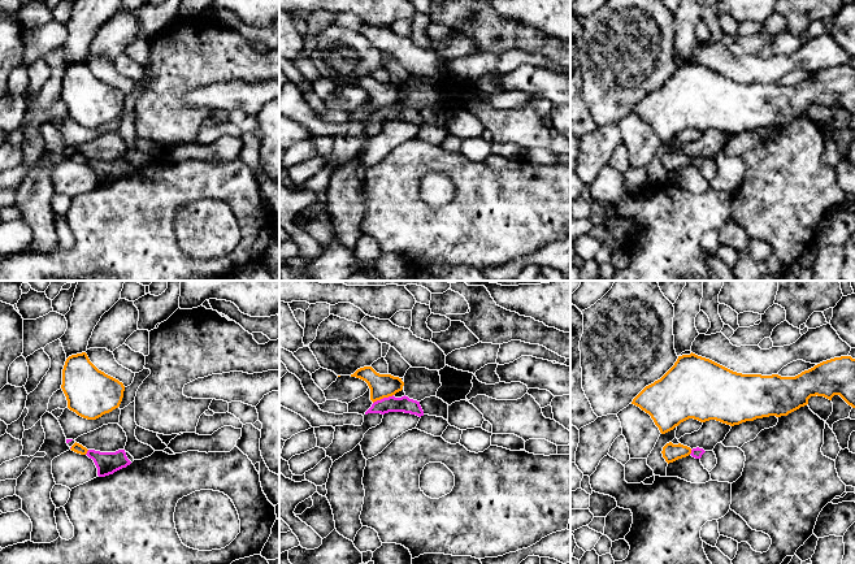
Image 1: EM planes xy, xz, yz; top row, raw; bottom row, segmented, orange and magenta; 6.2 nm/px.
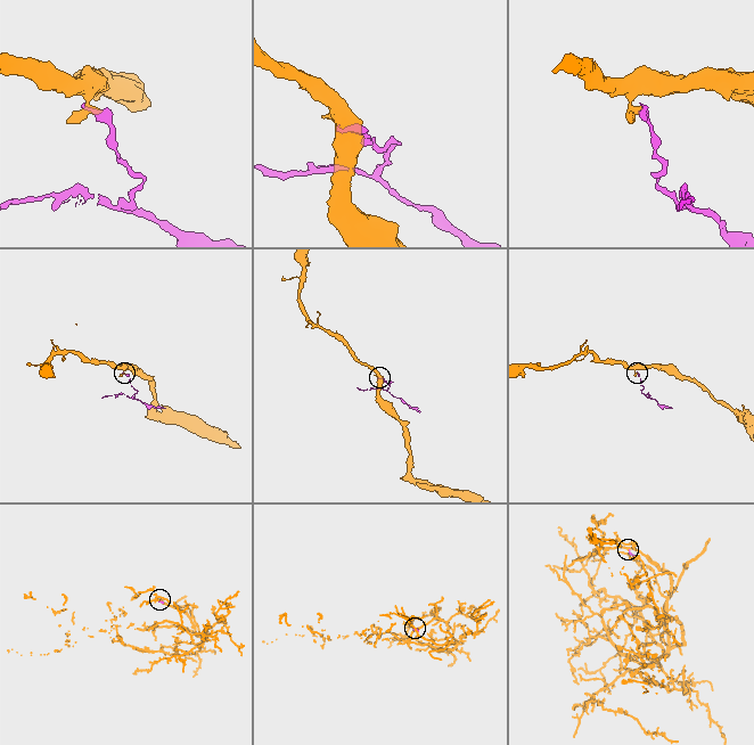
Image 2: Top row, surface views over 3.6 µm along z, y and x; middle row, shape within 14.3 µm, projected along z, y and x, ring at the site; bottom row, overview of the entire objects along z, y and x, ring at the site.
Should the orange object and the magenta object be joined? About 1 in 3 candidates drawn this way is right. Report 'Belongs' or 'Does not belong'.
Does not belong

